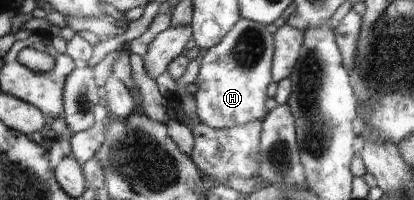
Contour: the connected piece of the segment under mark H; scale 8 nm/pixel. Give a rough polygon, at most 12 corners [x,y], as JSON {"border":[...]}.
{"border":[[240,18],[193,94],[213,129],[267,118],[272,34]]}

